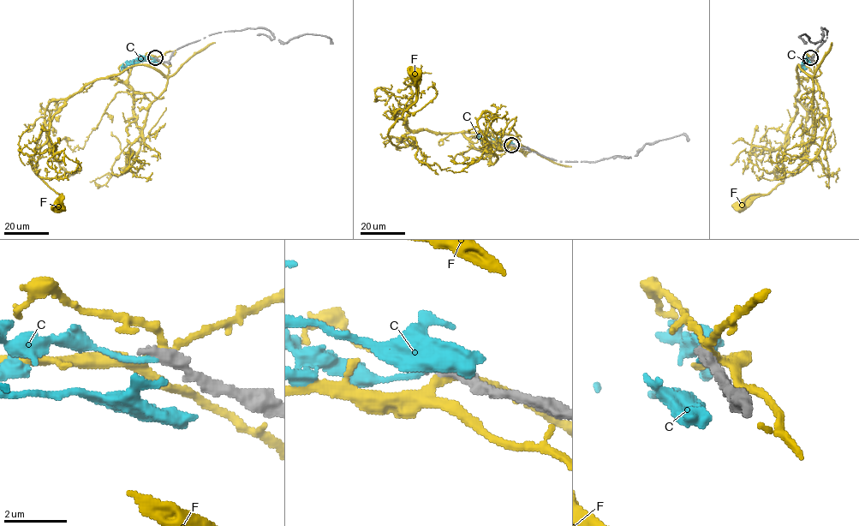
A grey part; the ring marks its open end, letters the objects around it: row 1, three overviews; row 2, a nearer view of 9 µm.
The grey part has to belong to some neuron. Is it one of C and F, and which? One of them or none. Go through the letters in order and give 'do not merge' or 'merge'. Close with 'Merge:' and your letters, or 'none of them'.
C: do not merge
F: do not merge
Merge: none of them

